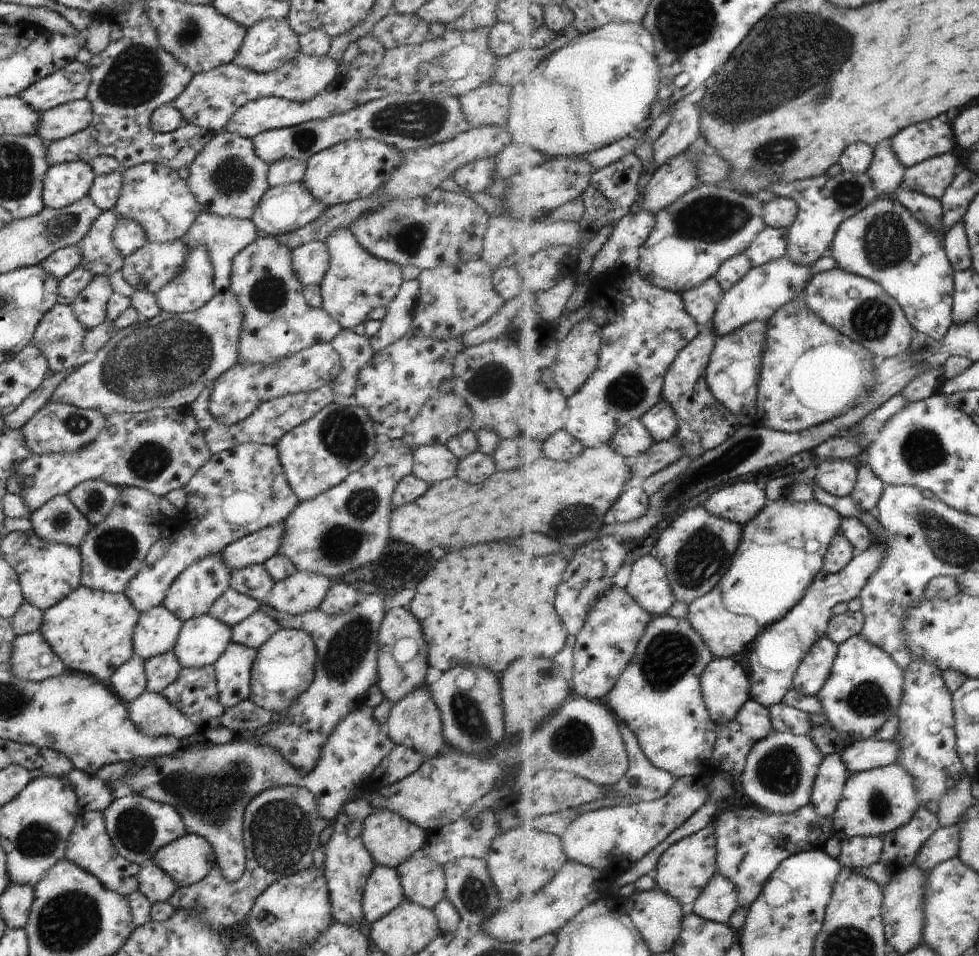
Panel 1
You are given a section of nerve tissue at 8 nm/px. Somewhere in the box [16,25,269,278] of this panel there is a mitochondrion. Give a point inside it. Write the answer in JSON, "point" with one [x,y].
{"point":[136,76]}

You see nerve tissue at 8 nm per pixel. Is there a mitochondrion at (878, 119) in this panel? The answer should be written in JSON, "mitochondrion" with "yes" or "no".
{"mitochondrion":"no"}

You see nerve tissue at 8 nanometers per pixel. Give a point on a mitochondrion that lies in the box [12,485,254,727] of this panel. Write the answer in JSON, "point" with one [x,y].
{"point":[118,548]}

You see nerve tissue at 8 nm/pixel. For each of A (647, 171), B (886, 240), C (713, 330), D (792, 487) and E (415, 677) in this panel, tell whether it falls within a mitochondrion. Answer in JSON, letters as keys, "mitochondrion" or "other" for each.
{"A":"other","B":"mitochondrion","C":"other","D":"mitochondrion","E":"other"}

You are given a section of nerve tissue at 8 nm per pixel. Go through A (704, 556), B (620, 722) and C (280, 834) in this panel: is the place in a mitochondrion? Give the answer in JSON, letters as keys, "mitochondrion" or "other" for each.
{"A":"mitochondrion","B":"other","C":"mitochondrion"}

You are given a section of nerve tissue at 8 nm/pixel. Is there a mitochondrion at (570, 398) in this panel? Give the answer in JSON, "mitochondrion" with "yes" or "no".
{"mitochondrion":"no"}

